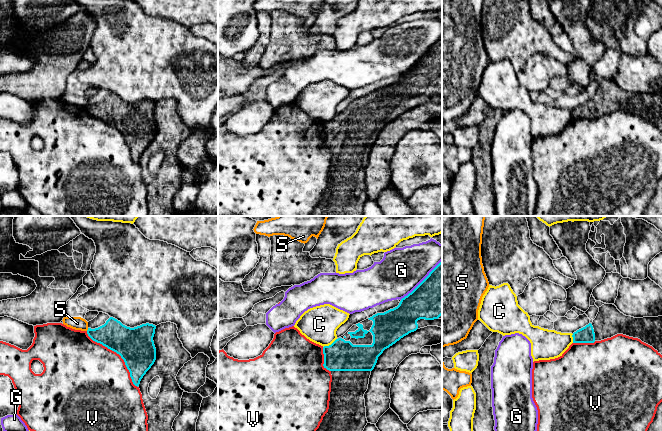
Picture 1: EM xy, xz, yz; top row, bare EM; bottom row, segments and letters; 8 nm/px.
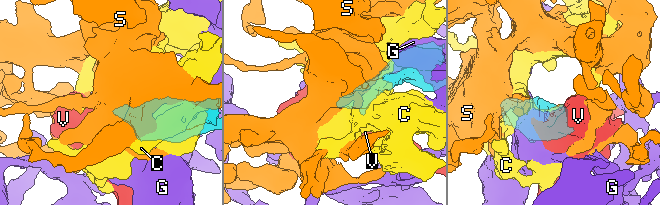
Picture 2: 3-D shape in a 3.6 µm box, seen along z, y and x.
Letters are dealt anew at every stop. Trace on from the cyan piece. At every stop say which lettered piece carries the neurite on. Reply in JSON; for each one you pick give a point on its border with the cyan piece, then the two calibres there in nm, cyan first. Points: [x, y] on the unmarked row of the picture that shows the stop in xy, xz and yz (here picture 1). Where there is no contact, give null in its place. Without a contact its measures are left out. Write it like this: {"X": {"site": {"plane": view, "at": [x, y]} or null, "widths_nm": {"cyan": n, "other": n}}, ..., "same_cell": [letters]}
{"same_cell": []}

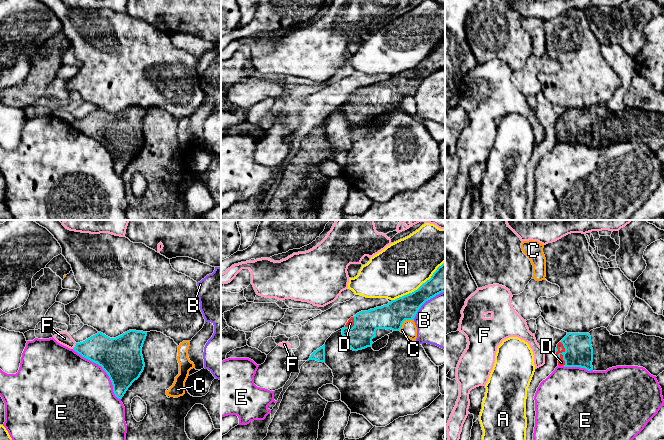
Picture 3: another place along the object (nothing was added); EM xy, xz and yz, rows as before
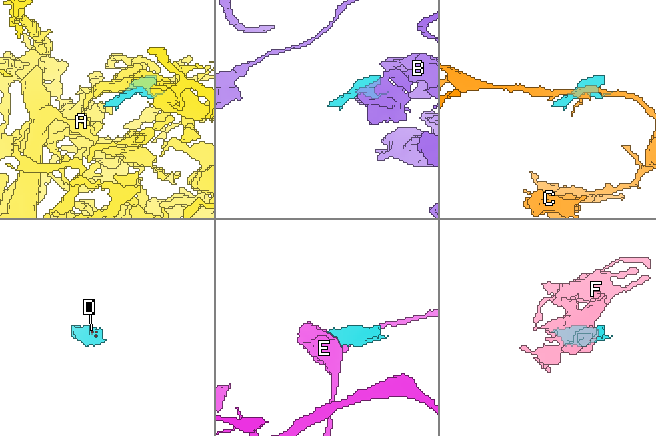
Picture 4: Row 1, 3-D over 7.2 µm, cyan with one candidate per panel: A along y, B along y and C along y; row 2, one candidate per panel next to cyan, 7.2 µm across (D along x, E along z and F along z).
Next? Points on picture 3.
{"D": {"site": {"plane": "xz", "at": [354, 101]}, "widths_nm": {"cyan": 200, "other": 60}}, "same_cell": ["D"]}

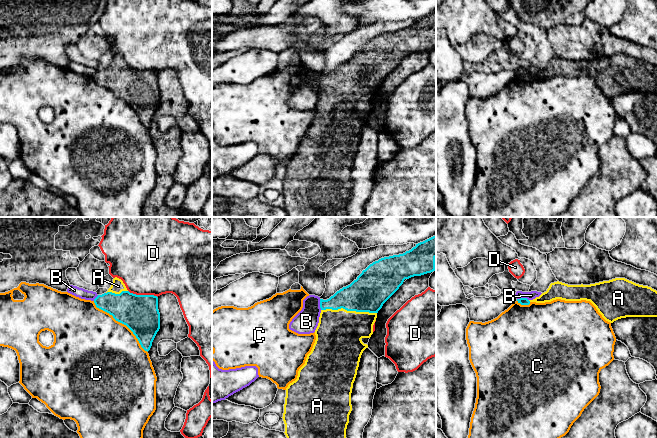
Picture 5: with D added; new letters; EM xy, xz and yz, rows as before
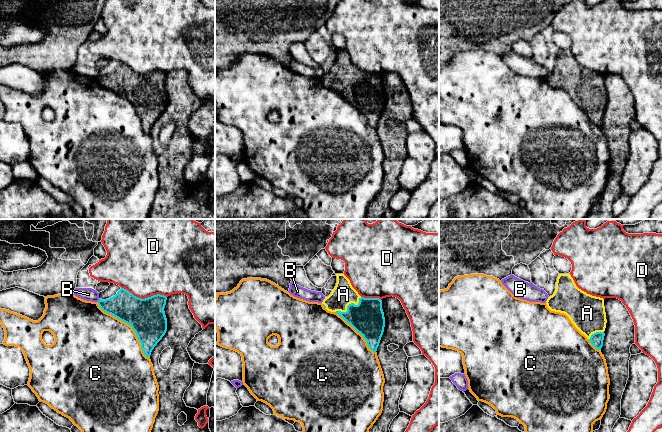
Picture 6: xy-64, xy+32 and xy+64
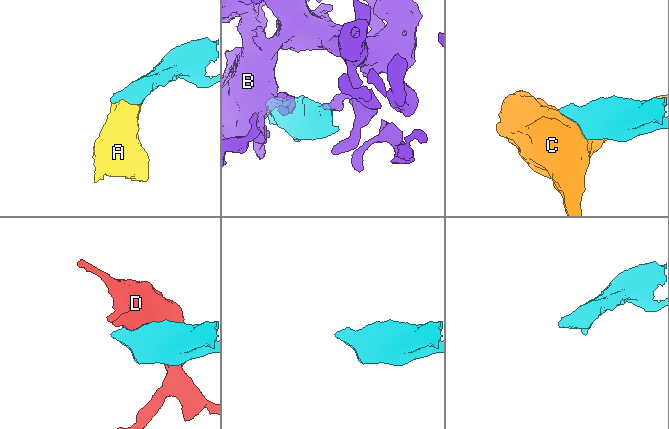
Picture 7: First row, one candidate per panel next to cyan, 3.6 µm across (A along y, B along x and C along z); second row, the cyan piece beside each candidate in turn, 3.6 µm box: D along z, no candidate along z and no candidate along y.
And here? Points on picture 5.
{"A": {"site": {"plane": "xz", "at": [349, 86]}, "widths_nm": {"cyan": 300, "other": 360}}, "same_cell": ["A"]}

